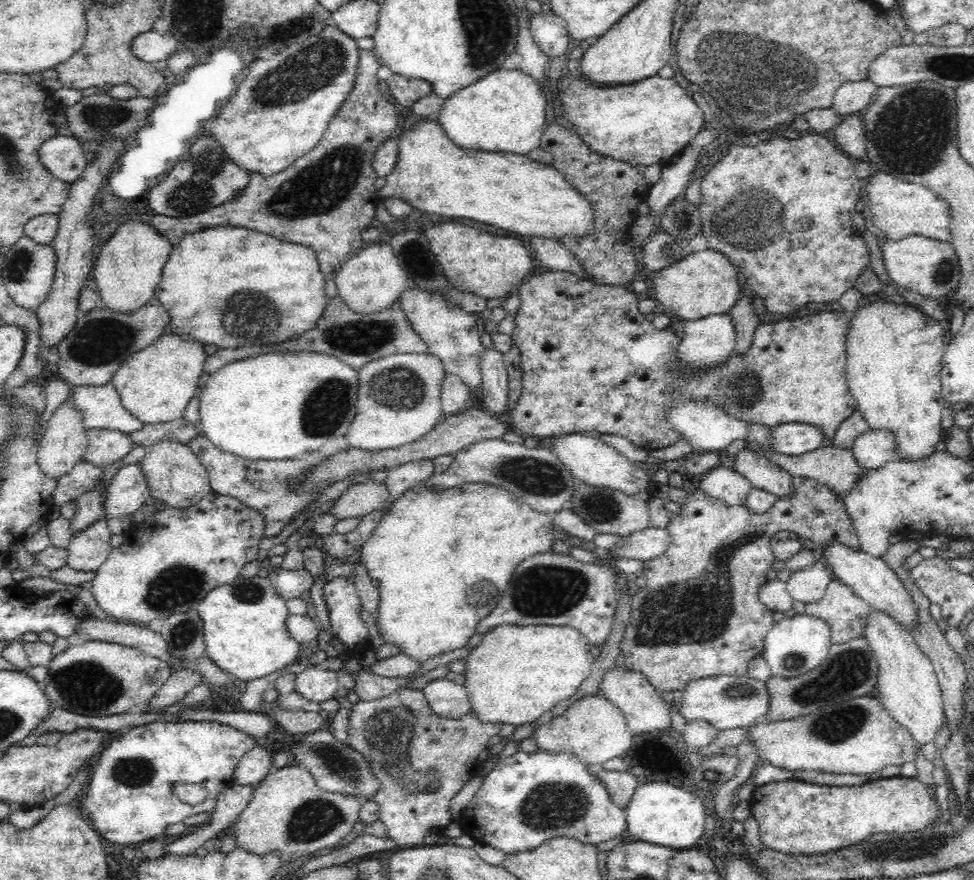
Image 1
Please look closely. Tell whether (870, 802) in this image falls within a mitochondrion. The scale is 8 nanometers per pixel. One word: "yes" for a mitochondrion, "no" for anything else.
no

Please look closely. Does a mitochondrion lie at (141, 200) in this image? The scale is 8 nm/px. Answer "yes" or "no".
no

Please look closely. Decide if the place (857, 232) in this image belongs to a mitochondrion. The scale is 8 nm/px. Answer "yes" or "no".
no

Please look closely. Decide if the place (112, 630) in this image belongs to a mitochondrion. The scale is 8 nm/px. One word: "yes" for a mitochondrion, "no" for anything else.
no

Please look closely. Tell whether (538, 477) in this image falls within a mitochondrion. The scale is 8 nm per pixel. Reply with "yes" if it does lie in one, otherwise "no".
yes

